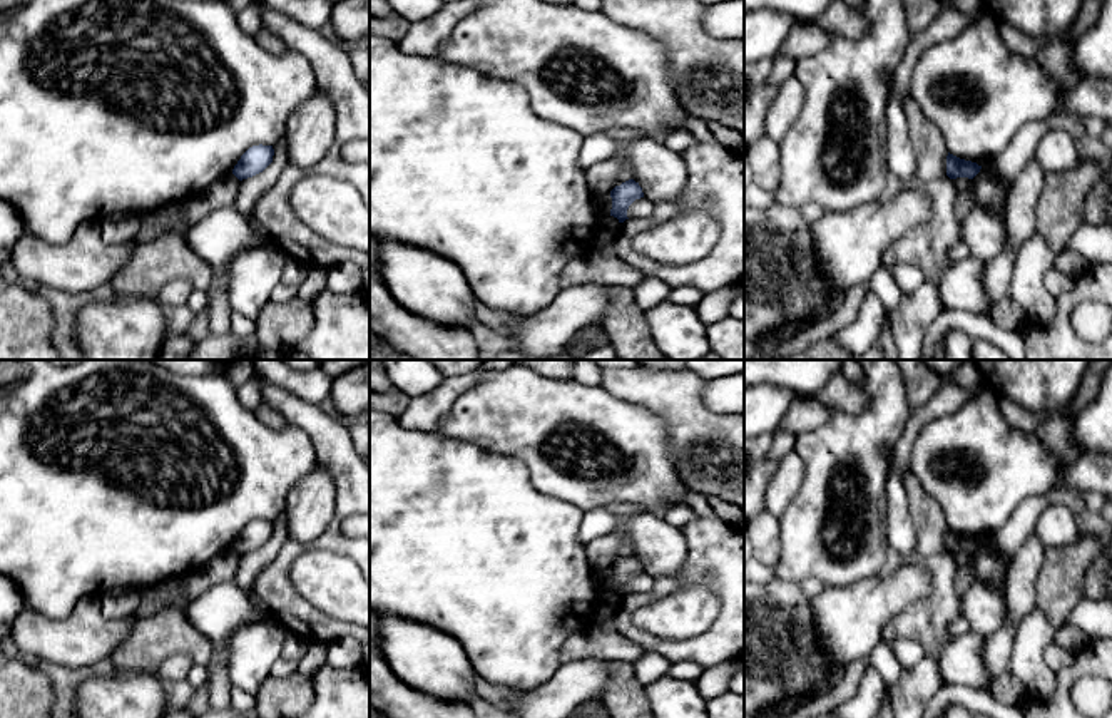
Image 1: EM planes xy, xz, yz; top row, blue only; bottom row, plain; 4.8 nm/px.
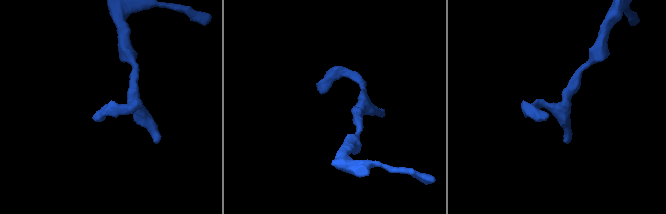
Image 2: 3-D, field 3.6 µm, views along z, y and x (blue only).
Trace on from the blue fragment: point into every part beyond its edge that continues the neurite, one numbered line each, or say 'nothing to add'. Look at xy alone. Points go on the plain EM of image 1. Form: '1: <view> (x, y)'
nothing to add

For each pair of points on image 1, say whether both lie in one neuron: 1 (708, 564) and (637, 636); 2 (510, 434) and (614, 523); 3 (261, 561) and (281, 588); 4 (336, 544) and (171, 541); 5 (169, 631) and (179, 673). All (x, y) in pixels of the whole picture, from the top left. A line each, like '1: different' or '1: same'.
1: same
2: different
3: different
4: different
5: different

